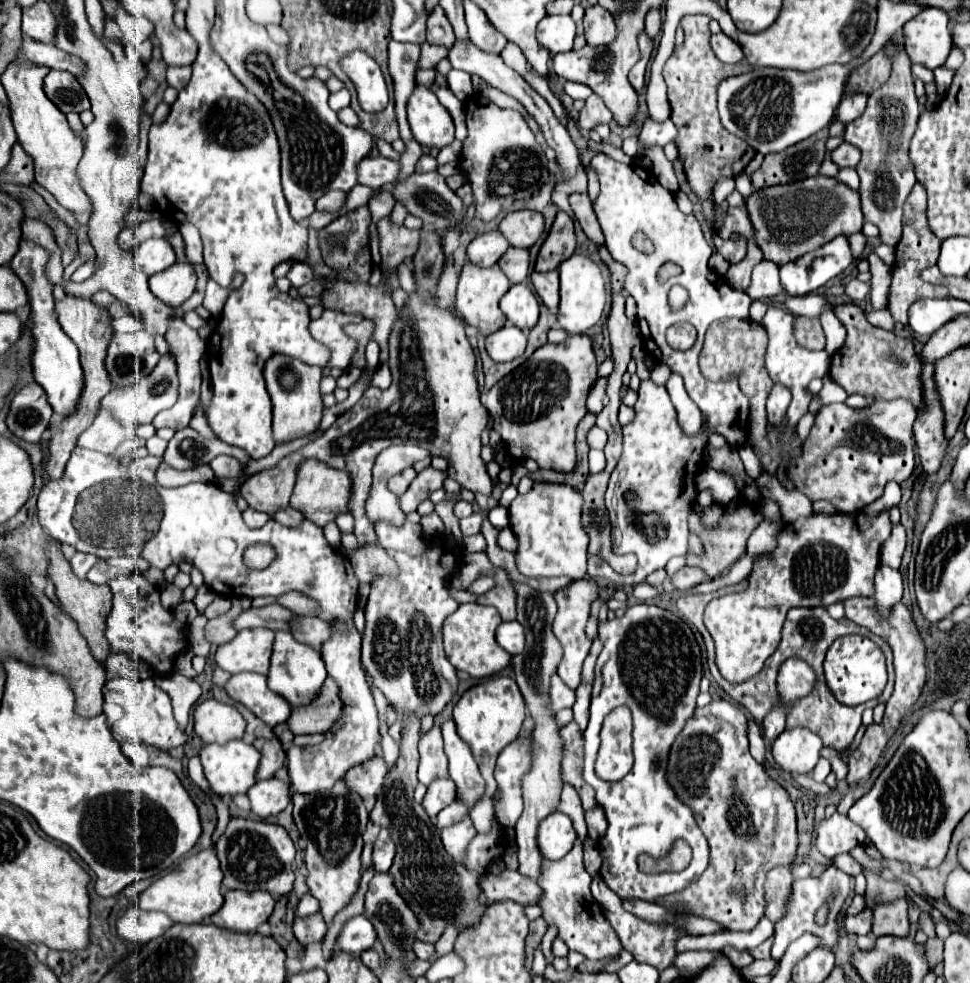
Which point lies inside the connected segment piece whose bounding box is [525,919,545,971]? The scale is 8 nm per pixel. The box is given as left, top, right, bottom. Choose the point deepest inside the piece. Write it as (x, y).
(537, 929)

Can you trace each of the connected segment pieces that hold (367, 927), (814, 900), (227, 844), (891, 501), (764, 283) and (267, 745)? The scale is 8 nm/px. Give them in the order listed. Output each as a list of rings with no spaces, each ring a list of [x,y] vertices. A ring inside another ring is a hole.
[[[357,915],[345,923],[337,937],[337,949],[347,951],[351,955],[359,955],[365,949],[371,949],[377,939],[377,931],[373,923],[365,915]]]
[[[829,867],[827,871],[823,871],[819,877],[807,877],[807,879],[797,879],[793,883],[793,891],[791,891],[791,899],[787,901],[787,915],[775,923],[775,943],[771,949],[773,959],[781,959],[785,949],[789,947],[791,941],[795,941],[797,937],[801,937],[803,933],[815,933],[821,937],[821,947],[829,947],[835,949],[837,945],[837,937],[839,937],[839,927],[837,927],[837,915],[841,911],[841,901],[851,893],[851,883],[849,883],[849,875],[839,871],[837,867]],[[831,891],[835,891],[835,897],[831,901]],[[821,905],[829,905],[829,915],[827,915],[827,923],[825,925],[817,925],[815,923],[815,913]]]
[[[231,817],[225,833],[215,843],[215,851],[221,861],[221,869],[225,873],[223,879],[225,889],[247,889],[247,891],[265,889],[275,899],[287,895],[293,889],[295,845],[281,825]]]
[[[889,481],[889,483],[885,485],[885,495],[881,495],[875,505],[865,507],[863,511],[869,511],[869,513],[873,515],[875,511],[881,511],[883,507],[893,507],[893,505],[897,505],[899,501],[901,501],[901,487],[899,487],[897,481]]]
[[[763,259],[761,263],[755,265],[751,285],[745,291],[751,299],[767,299],[783,293],[781,283],[779,283],[779,267],[773,261]]]
[[[255,739],[253,747],[263,755],[257,769],[257,779],[271,779],[285,765],[285,751],[279,739]]]

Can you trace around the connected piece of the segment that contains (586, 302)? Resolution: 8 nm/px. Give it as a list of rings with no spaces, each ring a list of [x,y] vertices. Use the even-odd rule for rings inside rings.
[[[575,253],[559,265],[559,275],[561,275],[561,287],[559,287],[561,301],[559,301],[557,323],[565,333],[581,335],[589,327],[593,327],[603,315],[607,295],[605,295],[605,281],[603,281],[601,269],[589,257],[581,255],[581,253]]]

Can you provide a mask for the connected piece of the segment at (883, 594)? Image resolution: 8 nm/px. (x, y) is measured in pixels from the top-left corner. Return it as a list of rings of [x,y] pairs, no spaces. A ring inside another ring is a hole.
[[[879,565],[875,573],[875,601],[881,615],[889,615],[891,607],[901,601],[903,577],[899,569],[889,565]]]

